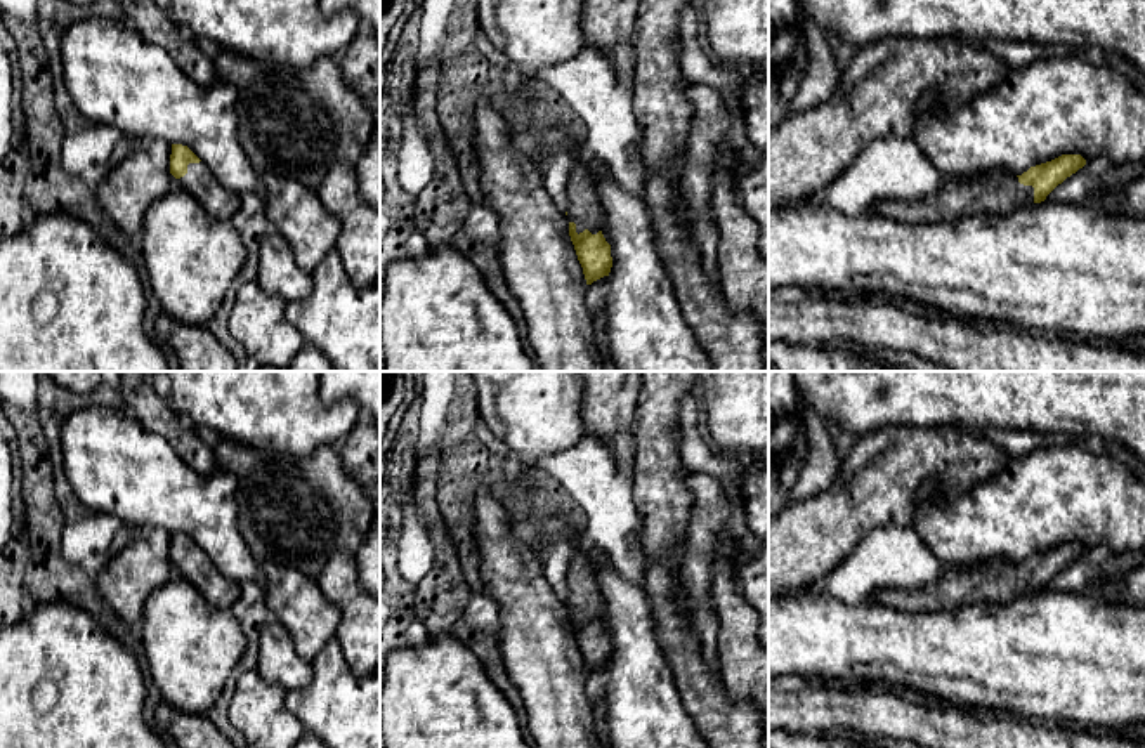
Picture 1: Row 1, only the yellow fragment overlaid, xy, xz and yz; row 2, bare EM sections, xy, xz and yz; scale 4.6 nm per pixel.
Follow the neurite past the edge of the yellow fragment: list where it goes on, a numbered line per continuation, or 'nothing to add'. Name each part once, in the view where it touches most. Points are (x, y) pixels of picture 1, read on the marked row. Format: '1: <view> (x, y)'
1: xz (585, 210)

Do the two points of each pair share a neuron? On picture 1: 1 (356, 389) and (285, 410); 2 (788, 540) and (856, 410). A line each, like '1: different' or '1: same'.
1: different
2: different

